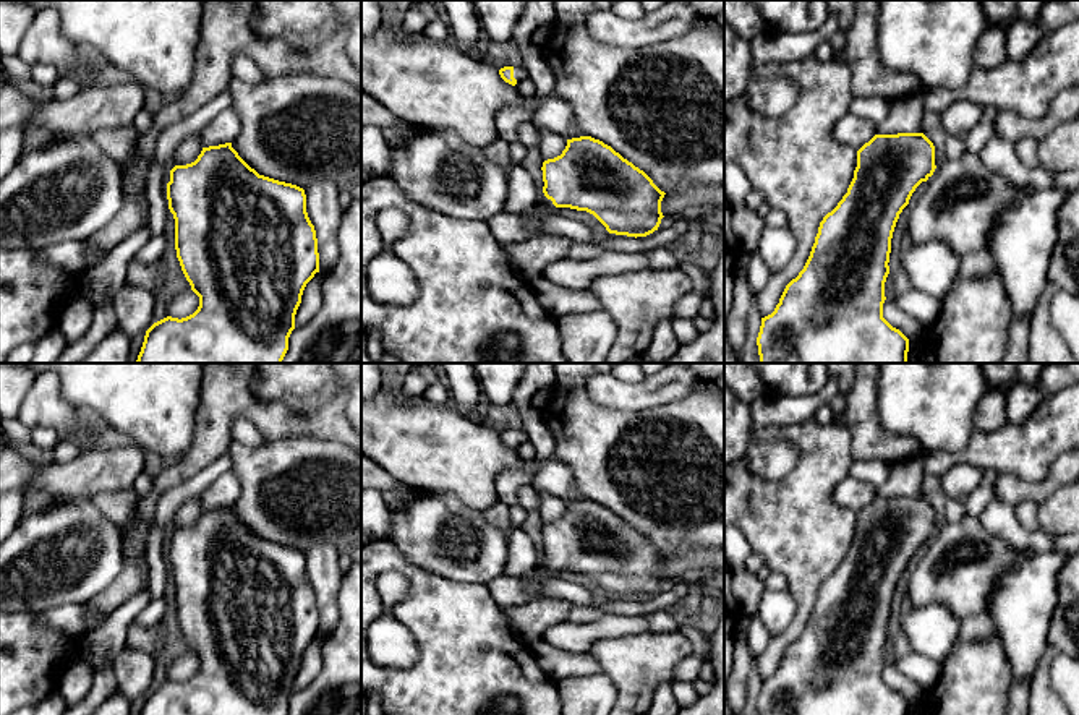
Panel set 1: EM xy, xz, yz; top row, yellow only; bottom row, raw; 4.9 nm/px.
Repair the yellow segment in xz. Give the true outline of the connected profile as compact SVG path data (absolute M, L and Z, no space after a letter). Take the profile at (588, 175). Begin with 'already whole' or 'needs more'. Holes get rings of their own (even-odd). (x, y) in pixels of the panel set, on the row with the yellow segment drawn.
needs more; M591 136L567 139L567 146L561 156L543 162L543 193L544 198L533 208L525 224L540 233L540 224L556 214L559 208L570 208L593 214L609 233L627 237L646 237L658 230L661 219L661 191L653 180L632 162L624 159L611 146Z

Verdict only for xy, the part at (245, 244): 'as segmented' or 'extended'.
as segmented

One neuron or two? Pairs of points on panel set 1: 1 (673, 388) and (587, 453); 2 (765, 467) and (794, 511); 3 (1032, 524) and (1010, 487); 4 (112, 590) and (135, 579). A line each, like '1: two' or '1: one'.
1: two
2: two
3: two
4: one

